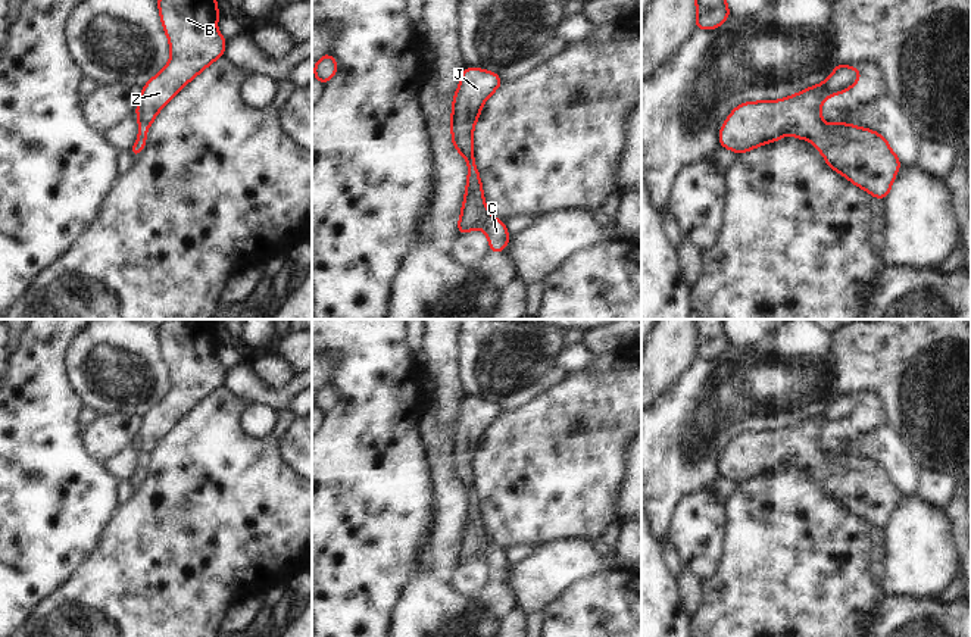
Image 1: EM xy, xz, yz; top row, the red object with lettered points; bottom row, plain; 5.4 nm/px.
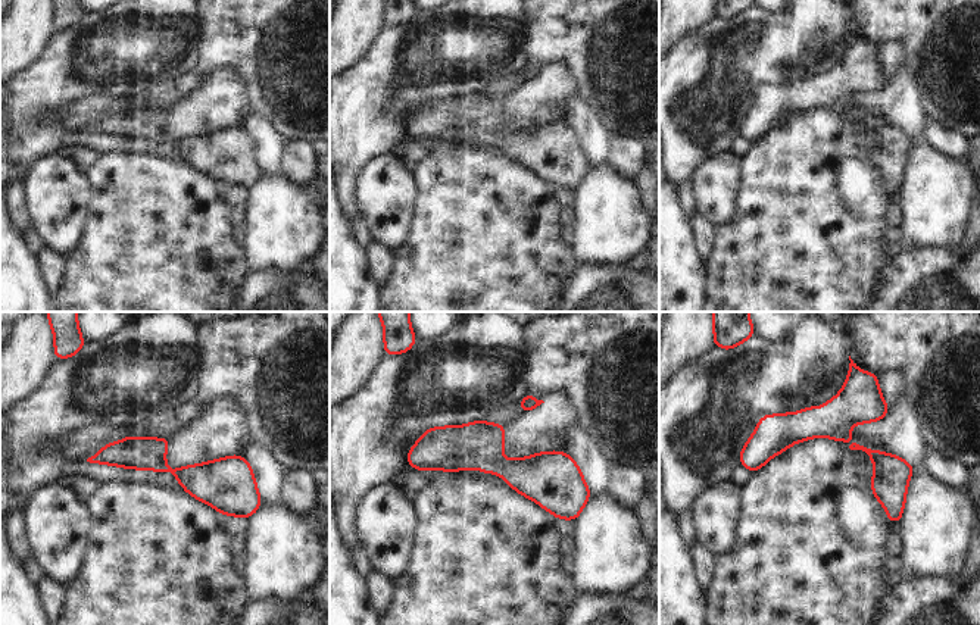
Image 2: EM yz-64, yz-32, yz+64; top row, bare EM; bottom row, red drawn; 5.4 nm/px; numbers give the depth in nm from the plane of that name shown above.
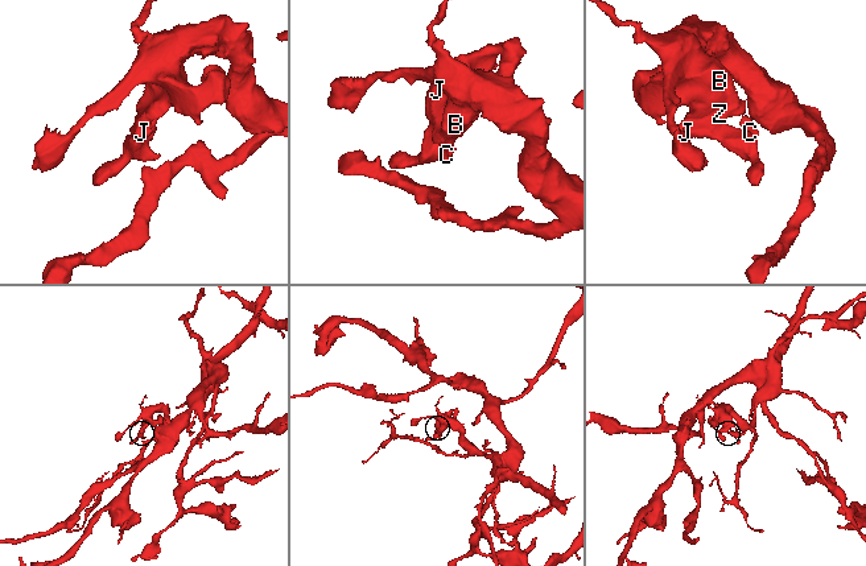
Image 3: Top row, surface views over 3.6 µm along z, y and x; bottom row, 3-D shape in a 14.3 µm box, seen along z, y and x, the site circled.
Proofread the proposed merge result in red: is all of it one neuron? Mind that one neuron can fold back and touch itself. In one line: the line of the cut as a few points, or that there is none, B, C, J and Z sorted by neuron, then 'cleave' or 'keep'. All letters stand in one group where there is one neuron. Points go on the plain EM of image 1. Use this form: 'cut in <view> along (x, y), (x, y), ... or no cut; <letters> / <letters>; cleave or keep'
no cut; B C J Z; keep

